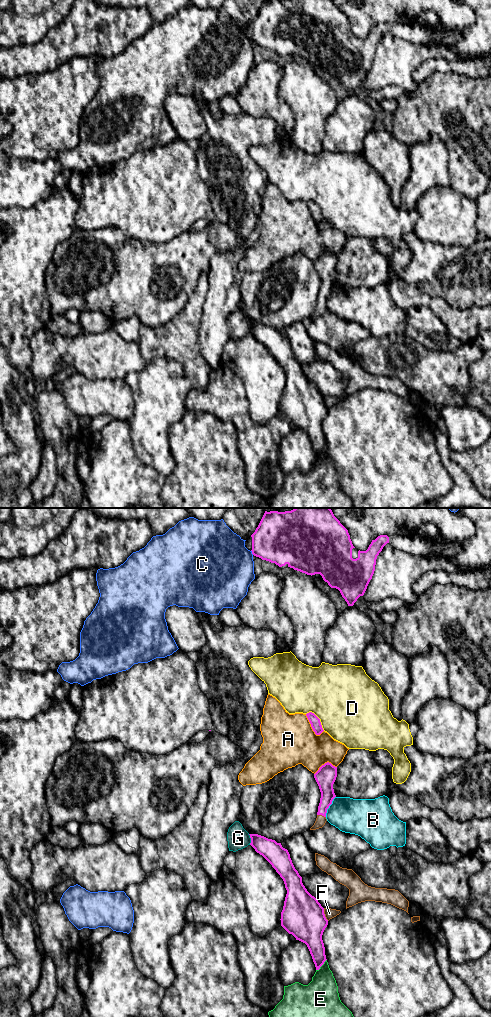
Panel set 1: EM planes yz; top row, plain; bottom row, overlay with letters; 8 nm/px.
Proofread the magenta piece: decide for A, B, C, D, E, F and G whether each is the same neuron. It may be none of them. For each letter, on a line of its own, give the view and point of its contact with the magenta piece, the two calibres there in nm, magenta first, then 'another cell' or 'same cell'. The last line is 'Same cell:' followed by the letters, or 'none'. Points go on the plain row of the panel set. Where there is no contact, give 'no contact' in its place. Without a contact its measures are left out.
A: yz (311, 214) | 80/420 nm | another cell
B: yz (329, 293) | 160/280 nm | another cell
C: yz (252, 40) | 400/460 nm | another cell
D: yz (319, 207) | 80/500 nm | another cell
E: yz (322, 452) | 170/280 nm | another cell
F: yz (324, 402) | 340/80 nm | same cell
G: yz (251, 327) | 170/180 nm | another cell
Same cell: F

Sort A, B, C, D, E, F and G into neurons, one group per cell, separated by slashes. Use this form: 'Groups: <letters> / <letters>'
Groups: A / B / C / D / E / F / G

